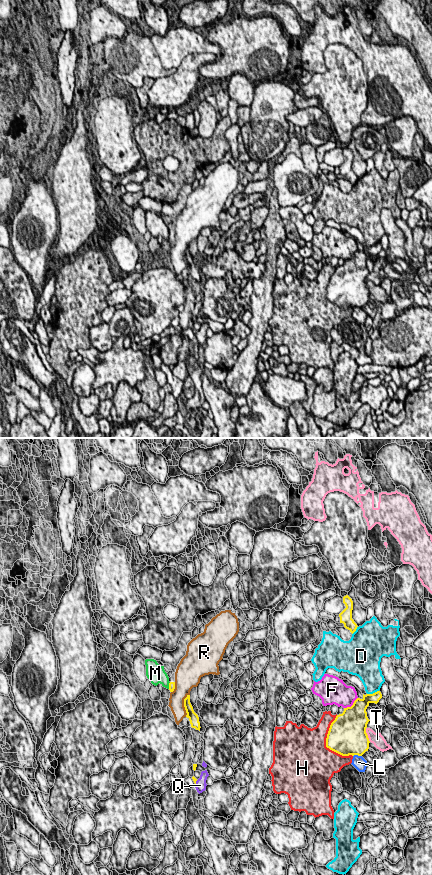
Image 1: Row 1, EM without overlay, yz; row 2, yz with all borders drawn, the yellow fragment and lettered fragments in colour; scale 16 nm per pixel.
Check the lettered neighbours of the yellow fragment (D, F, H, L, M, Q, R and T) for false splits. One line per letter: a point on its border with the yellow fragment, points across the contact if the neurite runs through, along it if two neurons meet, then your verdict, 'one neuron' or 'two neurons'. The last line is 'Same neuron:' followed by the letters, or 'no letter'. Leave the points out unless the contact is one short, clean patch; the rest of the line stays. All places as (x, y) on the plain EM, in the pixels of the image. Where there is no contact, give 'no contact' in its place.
D: meets yellow in yz at (373, 245); two neurons
F: meets yellow in yz at (352, 257); two neurons
H: meets yellow in yz at (326, 296); two neurons
L: meets yellow in yz at (357, 306); two neurons
M: meets yellow in yz at (169, 237); border along yz (170, 234), (168, 240); two neurons
Q: meets yellow in yz at (195, 334); border along yz (197, 332), (195, 336); two neurons
R: meets yellow in yz at (184, 257); two neurons
T: meets yellow in yz at (366, 286); two neurons
Same neuron: no letter

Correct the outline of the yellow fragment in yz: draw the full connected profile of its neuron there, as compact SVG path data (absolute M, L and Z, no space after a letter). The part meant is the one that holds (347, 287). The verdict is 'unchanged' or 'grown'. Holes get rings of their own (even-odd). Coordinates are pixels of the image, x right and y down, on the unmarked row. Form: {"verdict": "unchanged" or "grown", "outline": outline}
{"verdict": "unchanged", "outline": "M380 243L363 246L362 251L357 250L351 259L344 260L330 277L326 299L342 308L362 308L368 303L370 293L366 280L370 272L366 261L370 255L377 256L381 250Z"}

